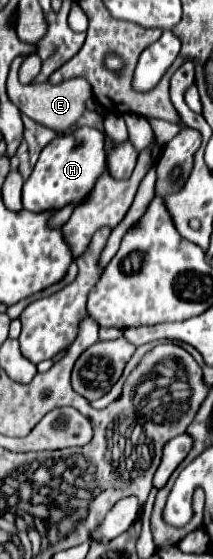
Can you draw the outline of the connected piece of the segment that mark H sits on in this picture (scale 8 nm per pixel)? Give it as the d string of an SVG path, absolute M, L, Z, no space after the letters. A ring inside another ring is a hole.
M79 127L75 131L57 135L39 155L31 177L23 185L23 209L33 213L59 211L65 205L81 205L93 191L97 179L105 171L103 133L93 127Z

